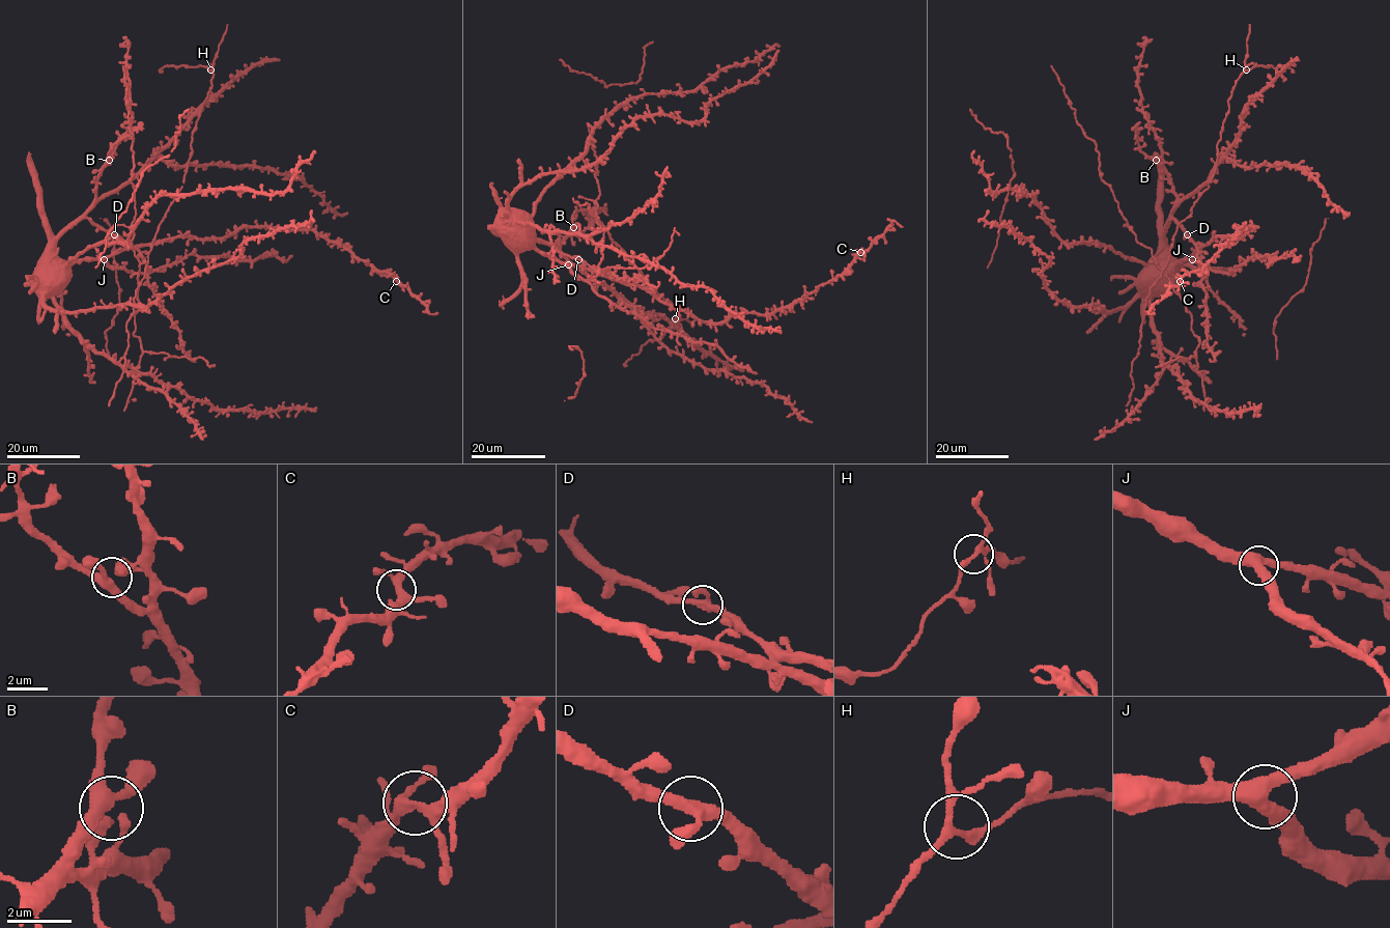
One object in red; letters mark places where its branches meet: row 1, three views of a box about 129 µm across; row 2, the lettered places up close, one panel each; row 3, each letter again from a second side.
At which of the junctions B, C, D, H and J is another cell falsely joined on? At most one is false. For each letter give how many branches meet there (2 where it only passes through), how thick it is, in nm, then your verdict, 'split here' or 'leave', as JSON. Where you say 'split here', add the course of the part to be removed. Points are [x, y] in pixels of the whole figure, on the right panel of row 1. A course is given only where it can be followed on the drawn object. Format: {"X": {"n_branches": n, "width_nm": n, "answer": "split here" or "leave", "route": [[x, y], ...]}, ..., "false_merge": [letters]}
{"B": {"n_branches": 3, "width_nm": 360, "answer": "leave"}, "C": {"n_branches": 4, "width_nm": 320, "answer": "leave"}, "D": {"n_branches": 3, "width_nm": 300, "answer": "leave"}, "H": {"n_branches": 3, "width_nm": 240, "answer": "leave"}, "J": {"n_branches": 3, "width_nm": 460, "answer": "leave"}, "false_merge": []}

